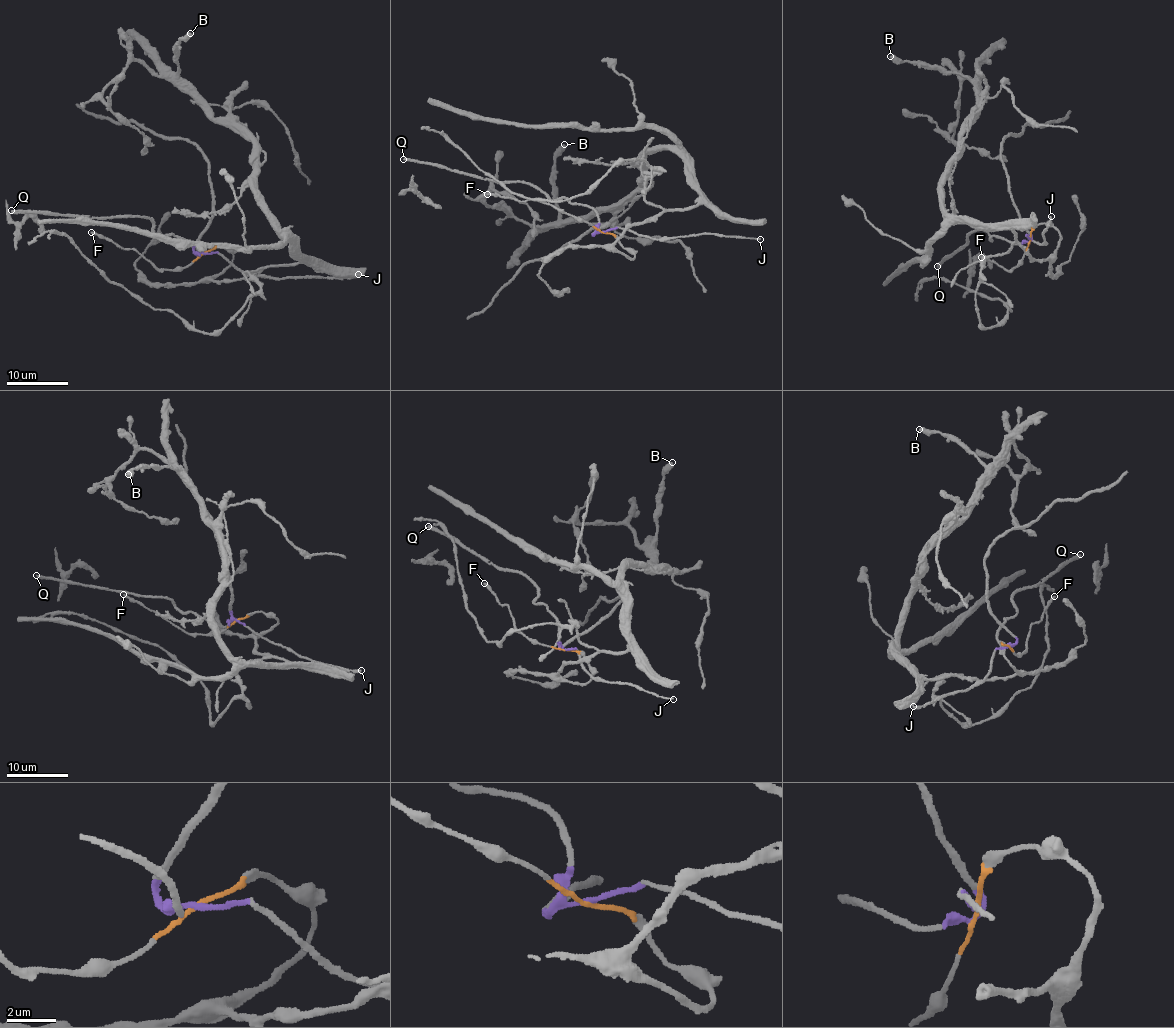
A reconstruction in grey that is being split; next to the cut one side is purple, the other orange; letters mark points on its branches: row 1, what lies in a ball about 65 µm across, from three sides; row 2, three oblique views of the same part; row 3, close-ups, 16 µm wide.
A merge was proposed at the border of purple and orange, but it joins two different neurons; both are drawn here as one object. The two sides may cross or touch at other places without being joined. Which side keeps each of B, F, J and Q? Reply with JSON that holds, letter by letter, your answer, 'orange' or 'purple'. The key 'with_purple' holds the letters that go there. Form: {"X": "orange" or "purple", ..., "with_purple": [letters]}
{"B": "orange", "F": "orange", "J": "purple", "Q": "purple", "with_purple": ["J", "Q"]}

